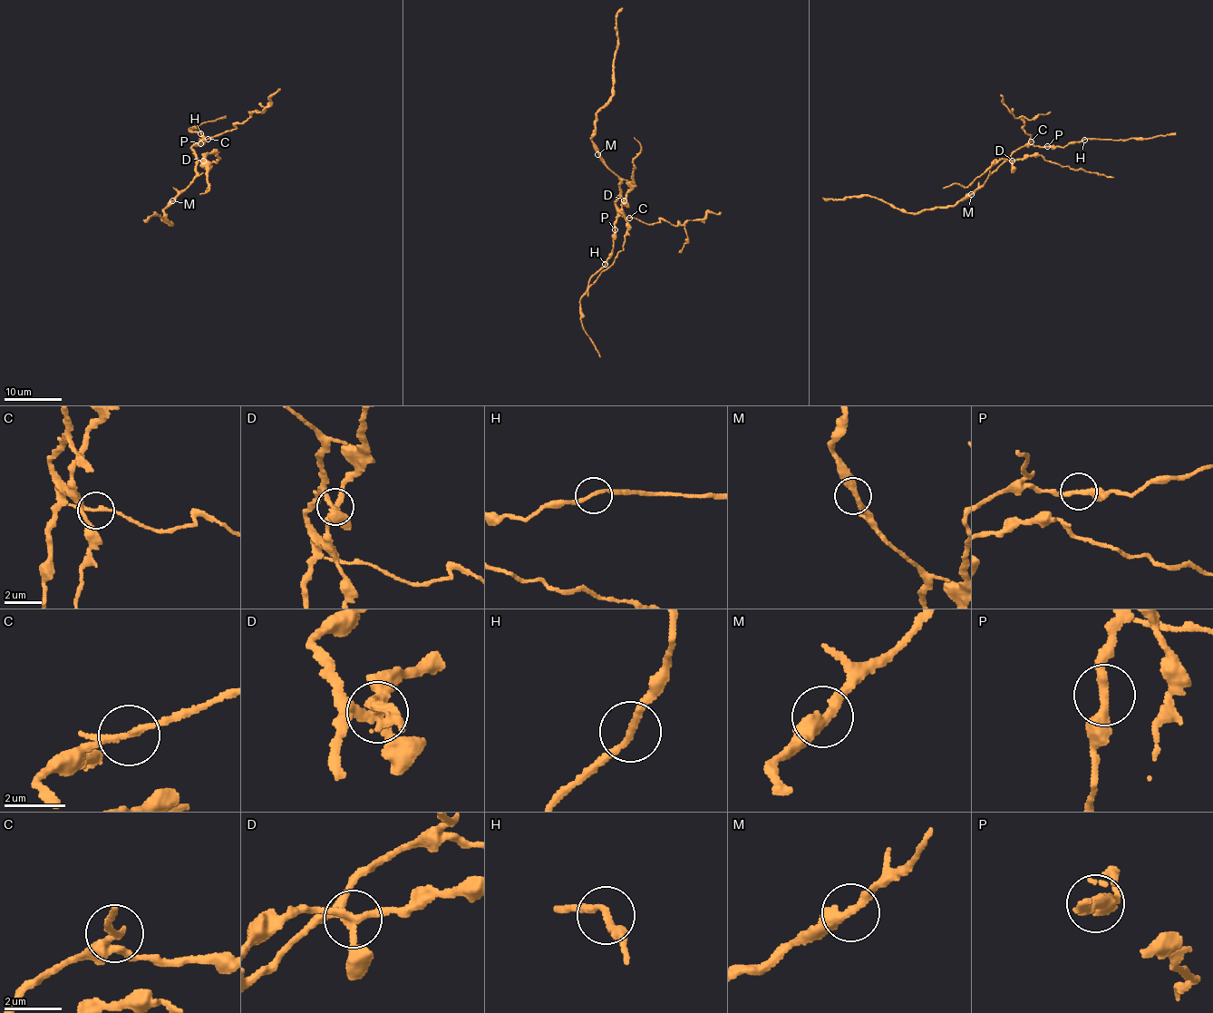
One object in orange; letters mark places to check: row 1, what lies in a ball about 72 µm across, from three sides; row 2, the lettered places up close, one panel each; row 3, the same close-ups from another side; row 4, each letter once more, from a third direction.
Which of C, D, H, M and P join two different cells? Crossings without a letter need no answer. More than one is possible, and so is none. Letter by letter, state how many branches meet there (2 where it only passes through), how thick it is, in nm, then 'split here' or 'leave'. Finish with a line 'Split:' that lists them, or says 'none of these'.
C: 2 branches meet; 200 nm thick; split here
D: 4 branches meet; 280 nm thick; split here
H: 2 branches meet; 190 nm thick; leave
M: 2 branches meet; 360 nm thick; leave
P: 2 branches meet; 300 nm thick; leave
Split: C, D

